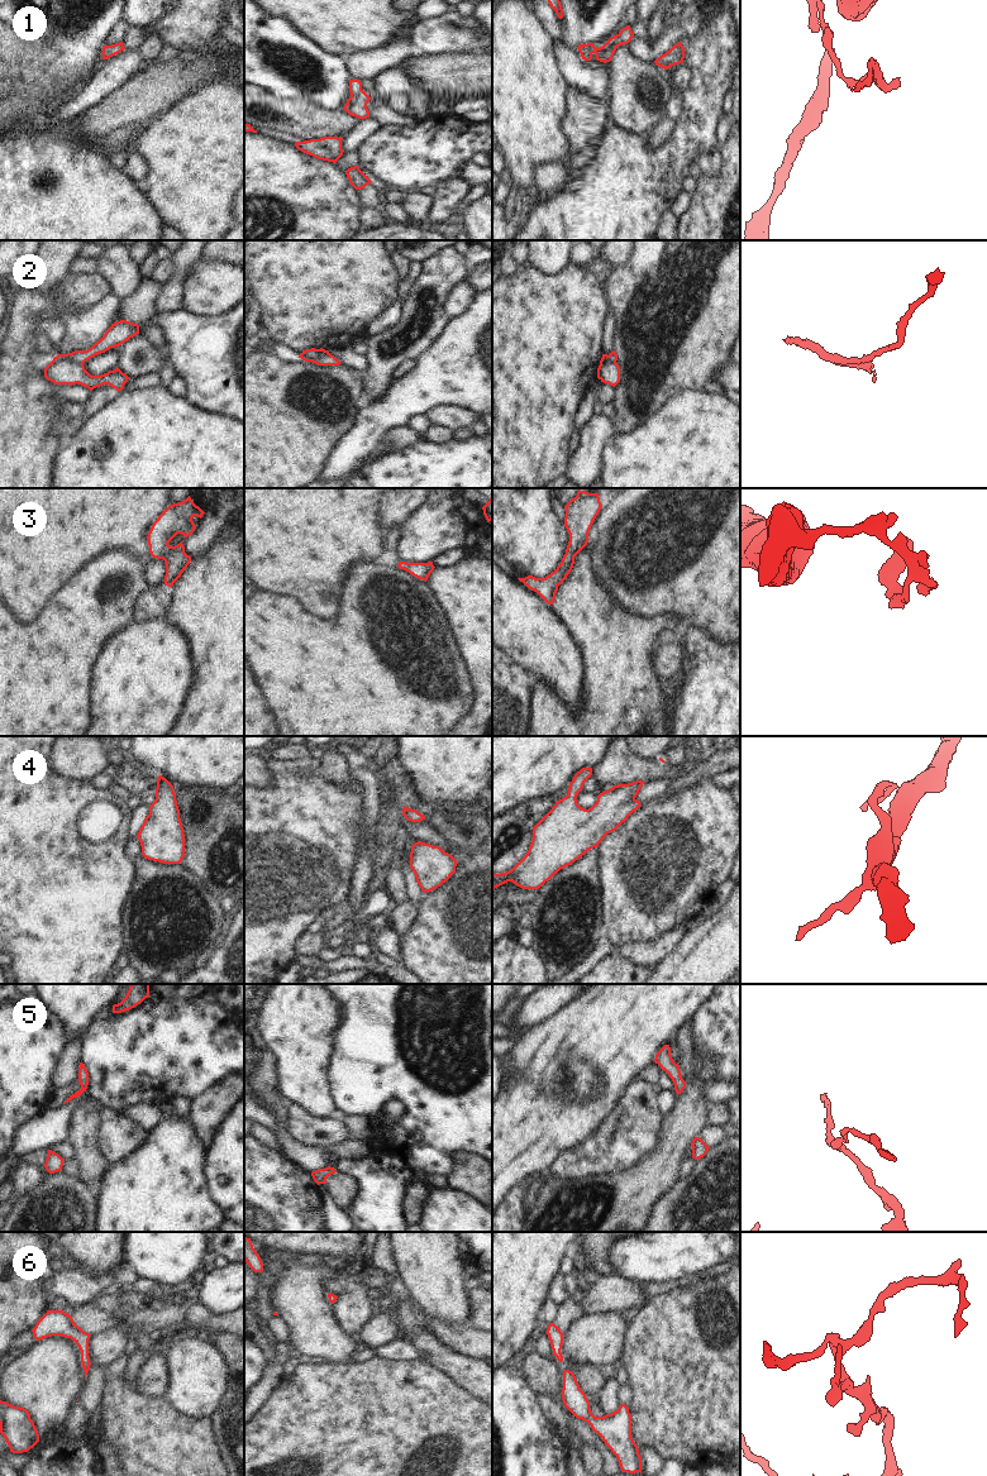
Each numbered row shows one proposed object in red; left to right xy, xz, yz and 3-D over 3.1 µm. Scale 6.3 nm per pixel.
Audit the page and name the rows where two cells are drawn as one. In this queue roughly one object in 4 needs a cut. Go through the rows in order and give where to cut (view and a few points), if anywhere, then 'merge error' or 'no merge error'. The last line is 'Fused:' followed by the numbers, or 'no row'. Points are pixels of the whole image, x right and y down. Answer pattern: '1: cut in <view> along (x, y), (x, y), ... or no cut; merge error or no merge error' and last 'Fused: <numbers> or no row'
1: no cut; no merge error
2: cut in xy along (58, 354), (82, 363); merge error
3: no cut; no merge error
4: no cut; no merge error
5: no cut; no merge error
6: no cut; no merge error
Fused: 2

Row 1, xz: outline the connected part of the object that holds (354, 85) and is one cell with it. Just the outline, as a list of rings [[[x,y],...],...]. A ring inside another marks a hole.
[[[349,80],[351,97],[344,105],[344,110],[358,119],[369,118],[367,104],[371,100],[369,95],[362,90],[362,82],[359,80]]]

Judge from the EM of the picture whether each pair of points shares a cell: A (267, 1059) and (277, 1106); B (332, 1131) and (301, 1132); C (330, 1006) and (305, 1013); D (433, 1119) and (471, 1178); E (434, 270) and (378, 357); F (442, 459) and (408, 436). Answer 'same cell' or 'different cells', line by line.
A: same cell
B: same cell
C: same cell
D: different cells
E: same cell
F: different cells

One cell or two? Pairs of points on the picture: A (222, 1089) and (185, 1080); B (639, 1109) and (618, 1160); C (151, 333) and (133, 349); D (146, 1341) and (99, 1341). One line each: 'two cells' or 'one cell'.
A: two cells
B: one cell
C: two cells
D: two cells

